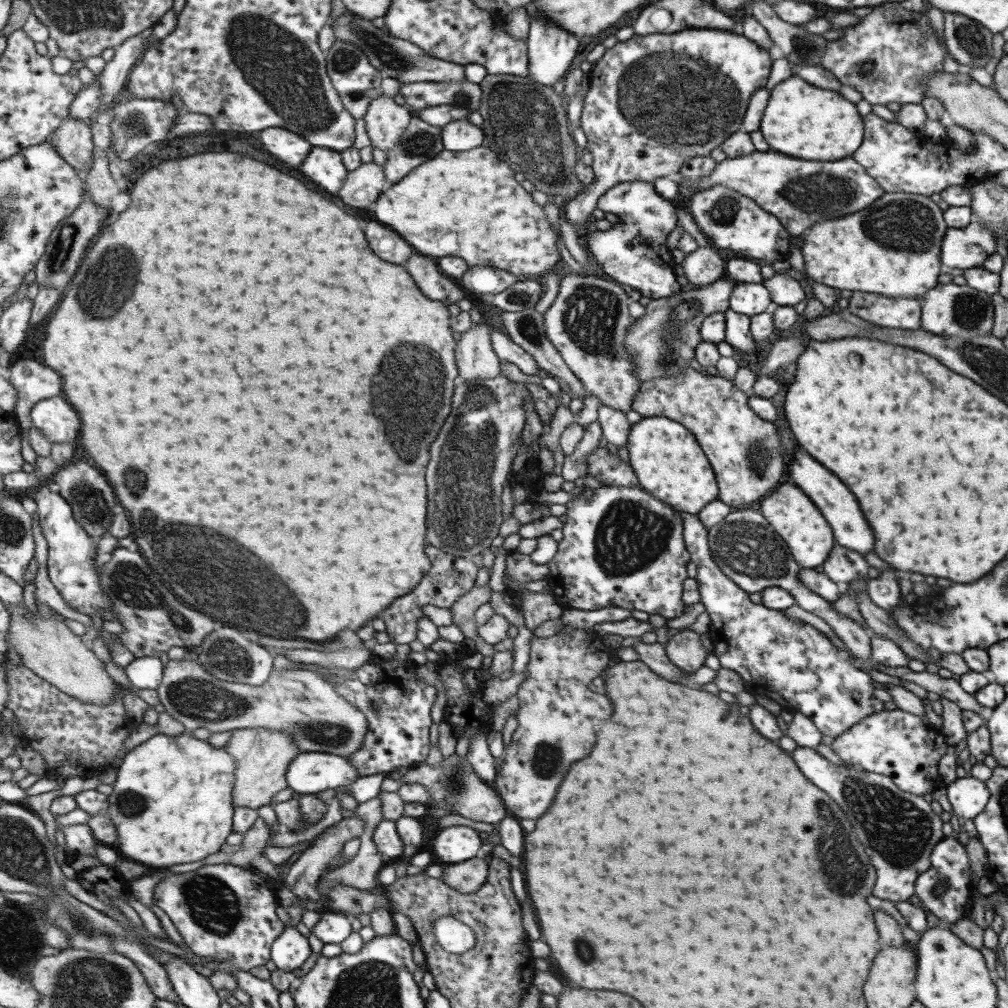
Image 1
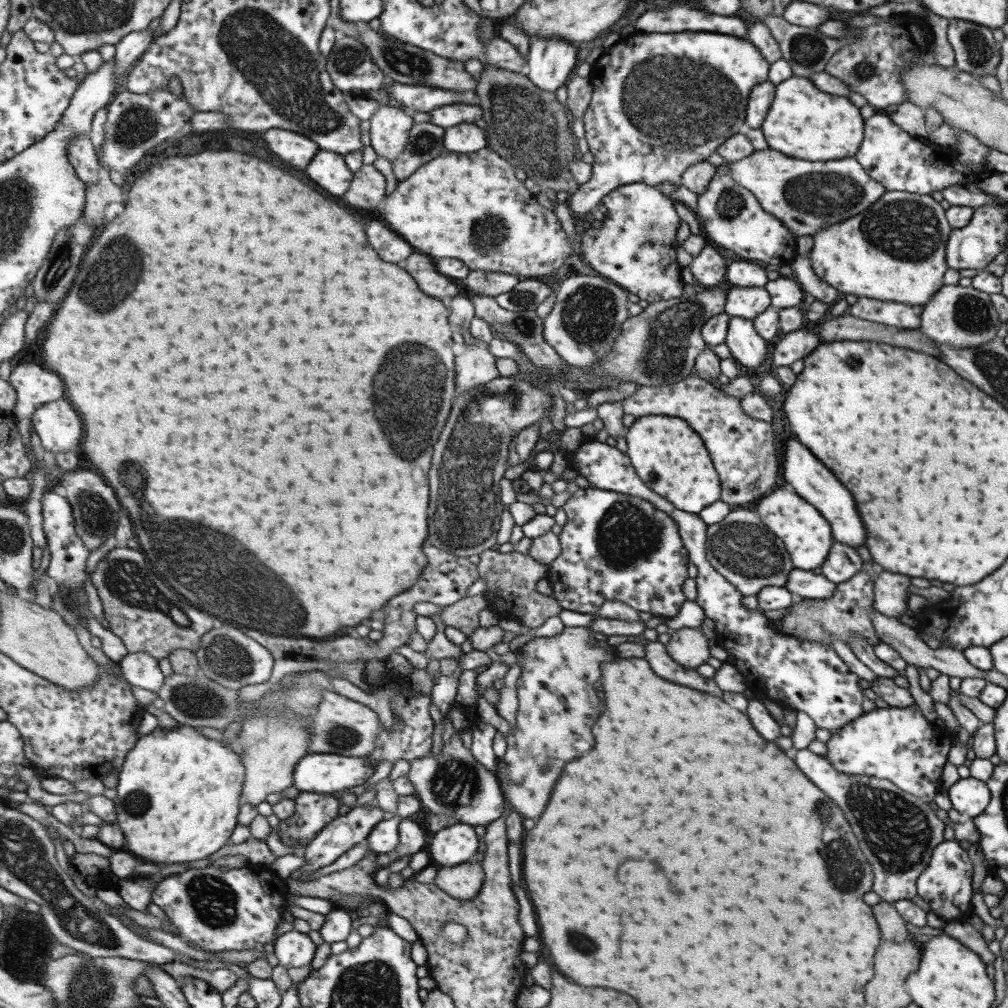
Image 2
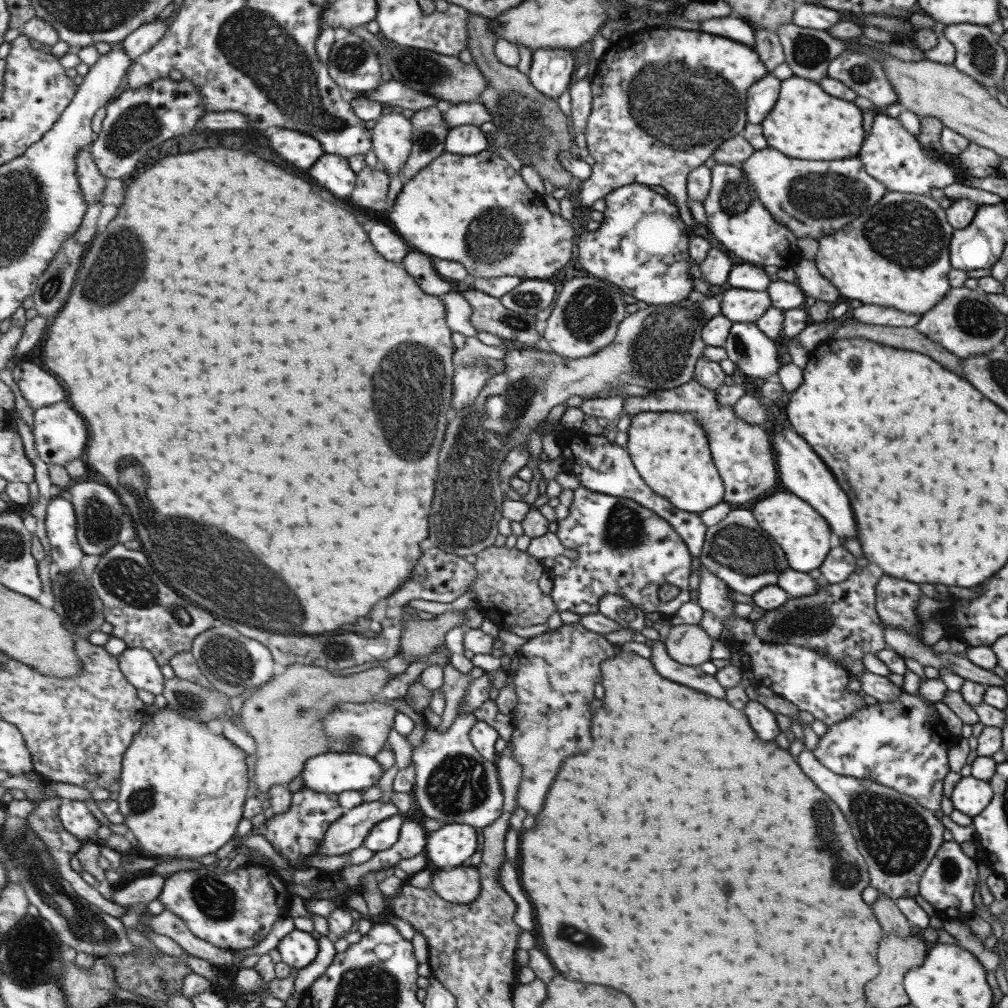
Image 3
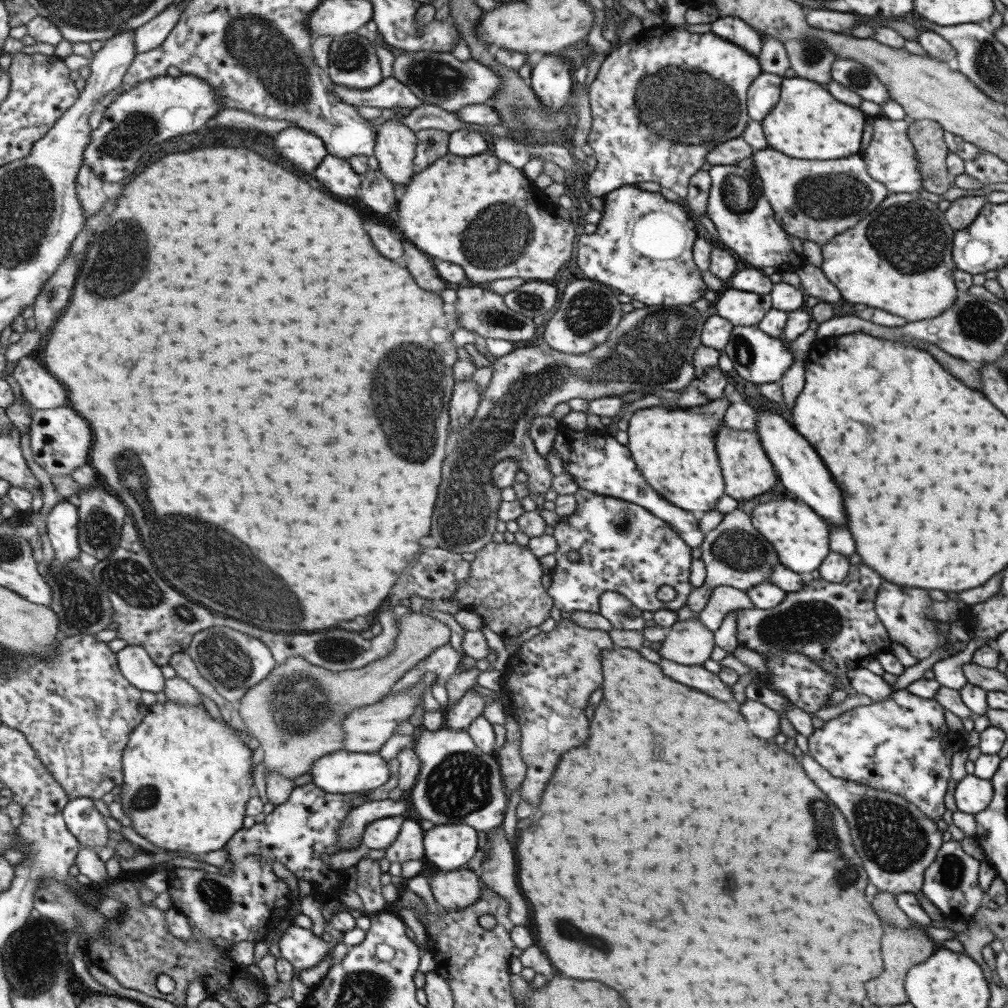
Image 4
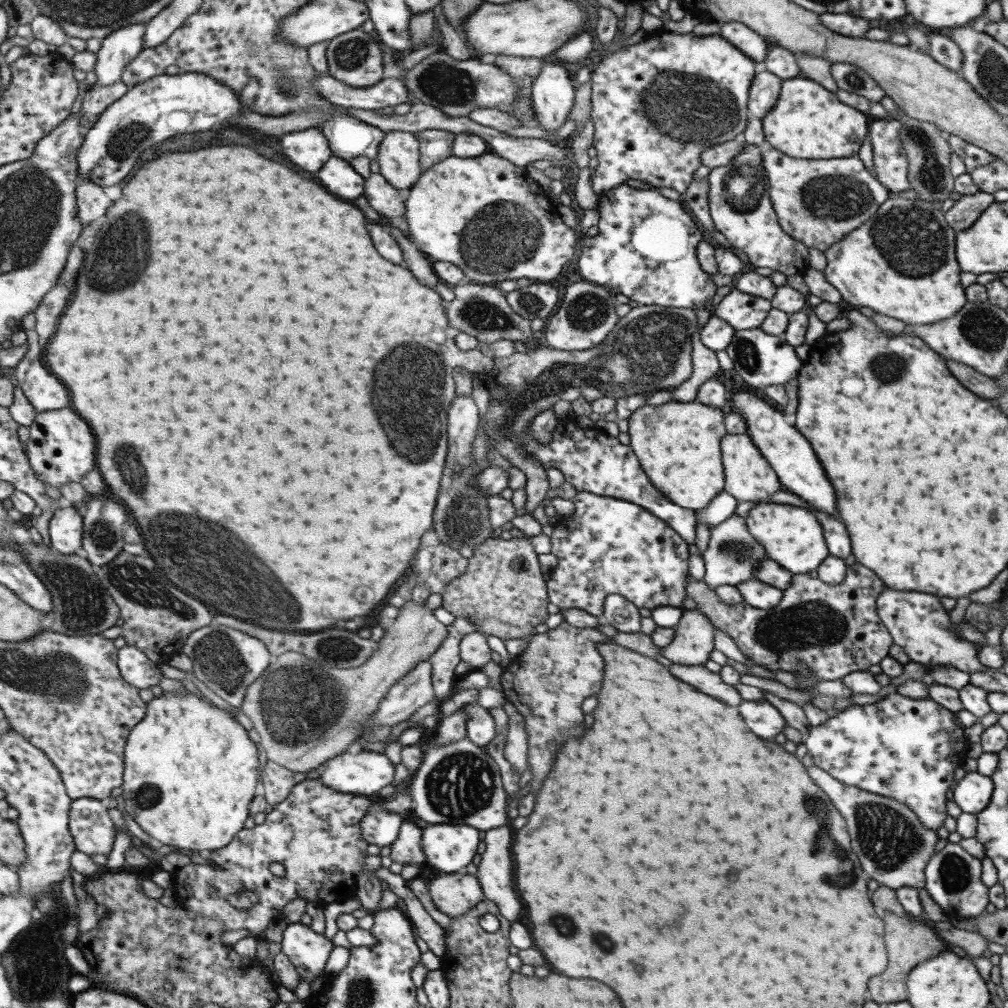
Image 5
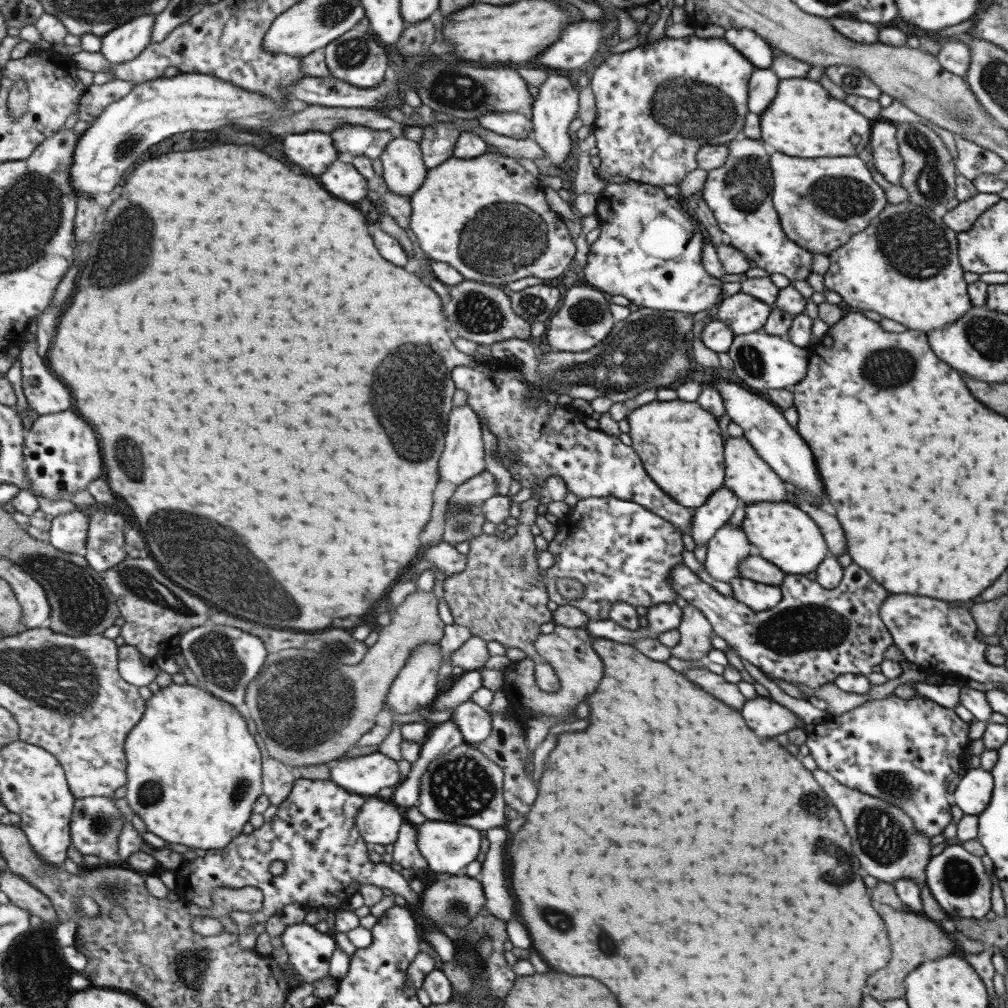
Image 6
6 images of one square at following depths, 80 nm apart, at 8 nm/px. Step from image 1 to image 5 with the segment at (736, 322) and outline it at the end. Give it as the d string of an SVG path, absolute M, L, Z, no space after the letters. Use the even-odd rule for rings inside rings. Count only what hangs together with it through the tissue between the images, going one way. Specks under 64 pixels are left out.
M759 327L749 330L735 330L731 342L724 348L733 361L733 370L747 385L755 389L766 386L783 386L787 381L796 378L802 361L795 355L793 347L777 336L763 332Z

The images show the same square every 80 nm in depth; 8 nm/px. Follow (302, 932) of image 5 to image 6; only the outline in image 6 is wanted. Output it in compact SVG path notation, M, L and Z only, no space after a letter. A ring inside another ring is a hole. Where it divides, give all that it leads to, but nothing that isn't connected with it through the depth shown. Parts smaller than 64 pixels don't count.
M295 924L287 928L282 943L300 972L301 982L313 983L330 974L330 962L338 948L331 934L323 934L309 924Z

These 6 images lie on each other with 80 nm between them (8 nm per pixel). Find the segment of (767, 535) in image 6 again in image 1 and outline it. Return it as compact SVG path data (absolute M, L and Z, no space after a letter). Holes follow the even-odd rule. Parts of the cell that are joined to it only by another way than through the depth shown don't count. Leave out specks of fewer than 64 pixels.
M779 484L777 490L771 491L766 498L760 499L758 512L769 523L770 527L787 542L789 550L795 562L803 569L813 569L819 566L829 554L833 546L831 530L823 516L817 512L817 508L811 504L811 500L793 484Z

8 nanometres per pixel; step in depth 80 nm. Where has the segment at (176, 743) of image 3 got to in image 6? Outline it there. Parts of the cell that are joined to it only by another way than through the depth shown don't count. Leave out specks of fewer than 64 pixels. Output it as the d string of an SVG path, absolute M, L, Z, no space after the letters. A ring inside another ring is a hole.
M189 682L185 684L171 683L169 686L160 687L146 701L145 714L126 739L125 750L129 761L126 798L128 799L131 810L135 810L145 820L147 828L153 834L157 834L163 840L173 842L173 844L185 844L185 846L202 848L205 851L227 847L233 839L236 839L243 832L243 826L251 820L251 814L255 812L257 799L264 794L264 773L263 762L261 762L261 750L259 750L259 744L255 742L255 736L249 732L249 726L247 726L247 720L243 717L241 708L215 696L212 692L203 688L203 685L200 683L193 685Z

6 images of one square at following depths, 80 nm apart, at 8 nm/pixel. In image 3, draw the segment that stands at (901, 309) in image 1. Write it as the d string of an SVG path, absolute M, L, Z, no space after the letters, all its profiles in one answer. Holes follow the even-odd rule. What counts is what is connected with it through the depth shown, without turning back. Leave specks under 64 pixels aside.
M865 304L849 309L848 317L857 319L865 324L879 324L881 326L912 327L918 320L918 315L905 314L894 308L885 308L876 304Z

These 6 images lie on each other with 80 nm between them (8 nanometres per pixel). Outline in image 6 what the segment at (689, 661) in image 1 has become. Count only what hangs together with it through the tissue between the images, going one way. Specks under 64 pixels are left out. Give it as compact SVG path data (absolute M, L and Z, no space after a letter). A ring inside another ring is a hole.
M687 603L680 608L682 615L678 624L679 642L671 647L671 658L681 660L705 660L707 652L712 648L709 638L712 626L698 608Z

